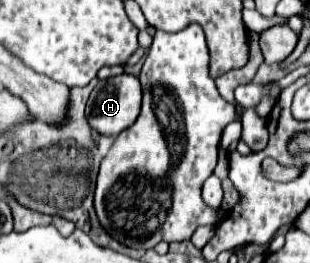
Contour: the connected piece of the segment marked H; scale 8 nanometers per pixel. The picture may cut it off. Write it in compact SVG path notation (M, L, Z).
M123 73L117 77L109 77L109 79L99 79L95 89L91 91L91 97L87 101L87 121L89 125L99 131L101 135L109 135L115 137L119 135L123 129L127 129L129 125L133 125L133 121L137 119L141 109L141 85L139 79L135 75Z

